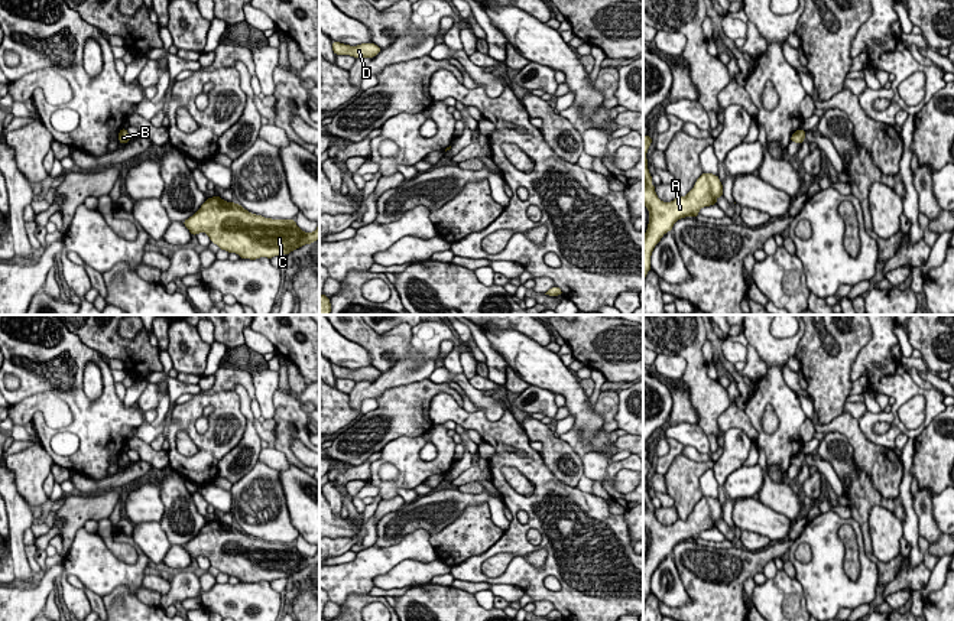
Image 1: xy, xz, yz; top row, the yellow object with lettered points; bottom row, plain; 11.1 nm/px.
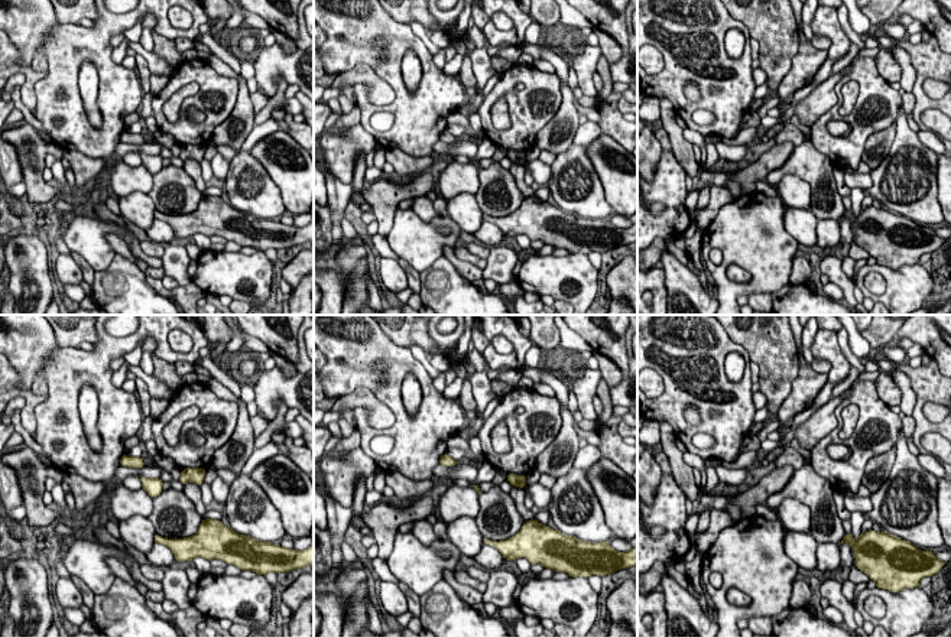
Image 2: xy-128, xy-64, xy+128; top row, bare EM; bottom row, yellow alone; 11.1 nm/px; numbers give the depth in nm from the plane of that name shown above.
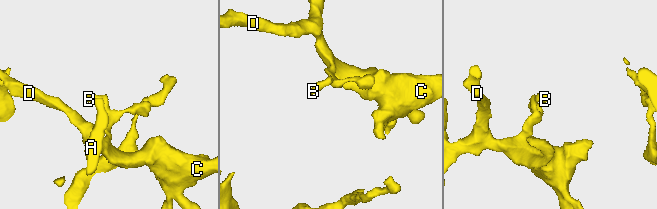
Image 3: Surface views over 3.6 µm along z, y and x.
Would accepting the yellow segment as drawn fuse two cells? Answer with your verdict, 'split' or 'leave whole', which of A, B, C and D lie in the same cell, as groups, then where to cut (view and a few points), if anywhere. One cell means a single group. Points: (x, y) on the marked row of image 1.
leave whole; A B C D; no cut

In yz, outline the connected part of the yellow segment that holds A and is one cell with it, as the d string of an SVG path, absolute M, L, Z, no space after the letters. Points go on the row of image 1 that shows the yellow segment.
M643 134L643 205L649 209L649 224L643 235L643 280L650 269L650 256L655 246L665 233L672 231L679 218L700 217L704 207L717 205L716 199L723 196L723 185L717 175L705 173L697 179L687 196L676 196L671 202L663 202L655 192L652 175L648 169L646 153L652 143L650 136Z

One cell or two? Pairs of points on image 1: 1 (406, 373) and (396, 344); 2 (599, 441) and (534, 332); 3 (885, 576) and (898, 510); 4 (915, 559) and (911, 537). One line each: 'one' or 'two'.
1: two
2: two
3: one
4: one

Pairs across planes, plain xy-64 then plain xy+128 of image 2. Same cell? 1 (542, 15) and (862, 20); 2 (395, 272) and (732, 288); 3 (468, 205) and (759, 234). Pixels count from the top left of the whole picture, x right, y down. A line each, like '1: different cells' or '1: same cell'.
1: different cells
2: same cell
3: different cells

